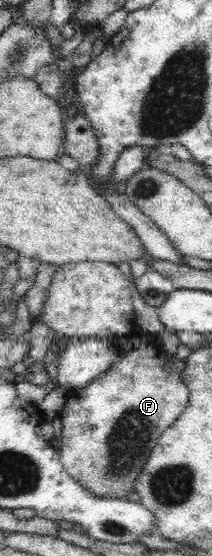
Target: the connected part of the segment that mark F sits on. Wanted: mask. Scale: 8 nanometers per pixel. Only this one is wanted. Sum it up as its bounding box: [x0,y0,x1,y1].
[39,262,188,499]

